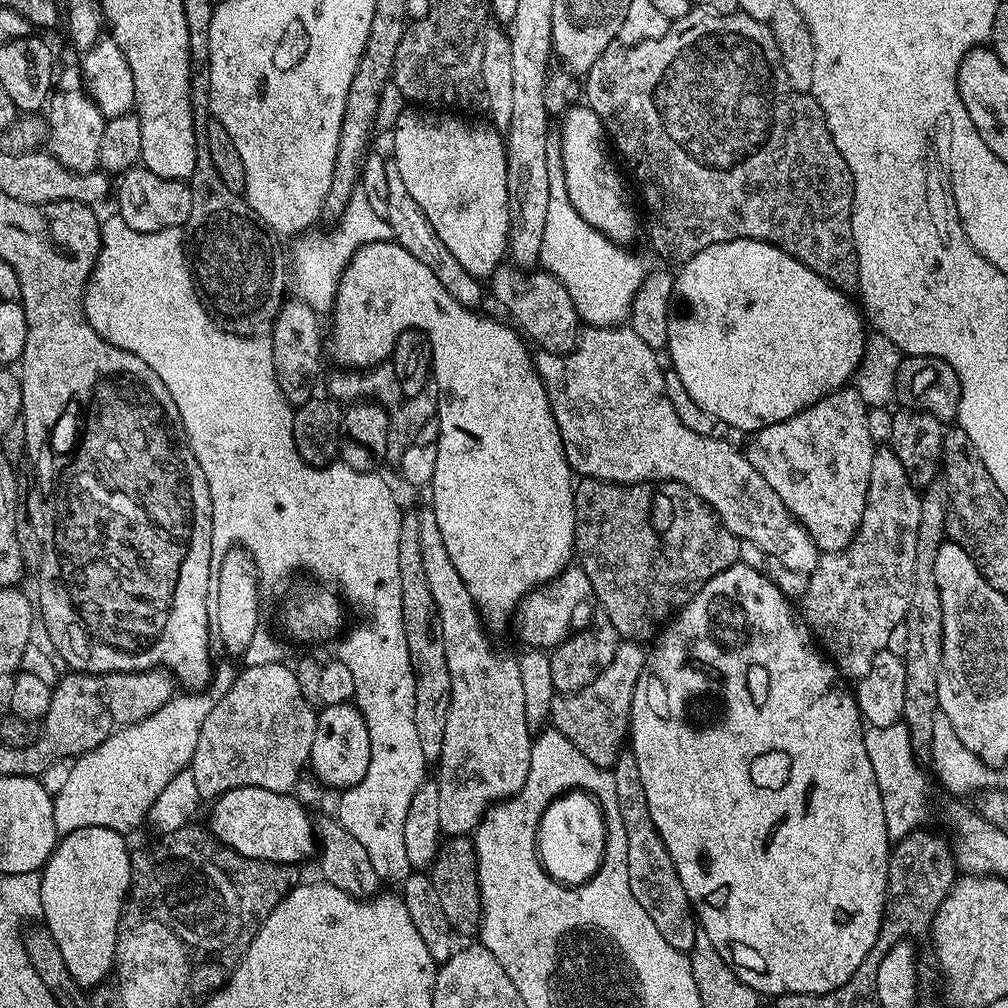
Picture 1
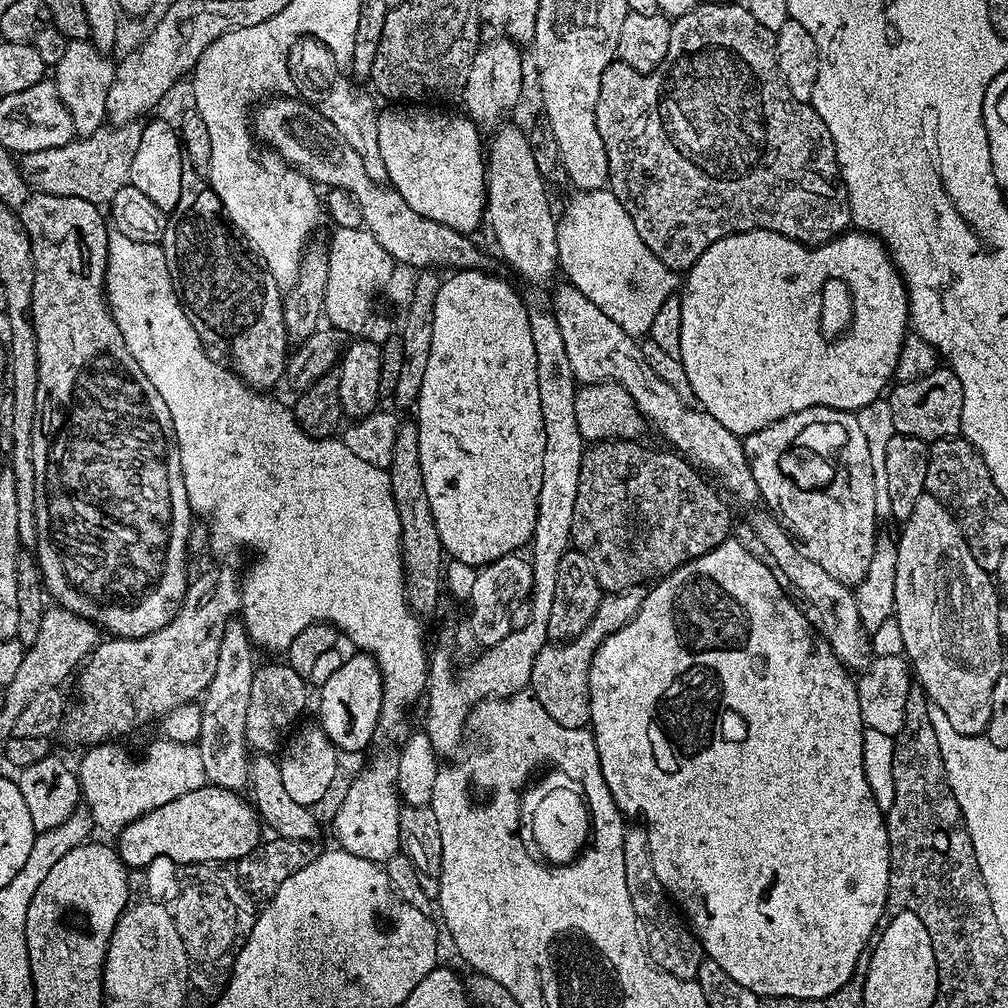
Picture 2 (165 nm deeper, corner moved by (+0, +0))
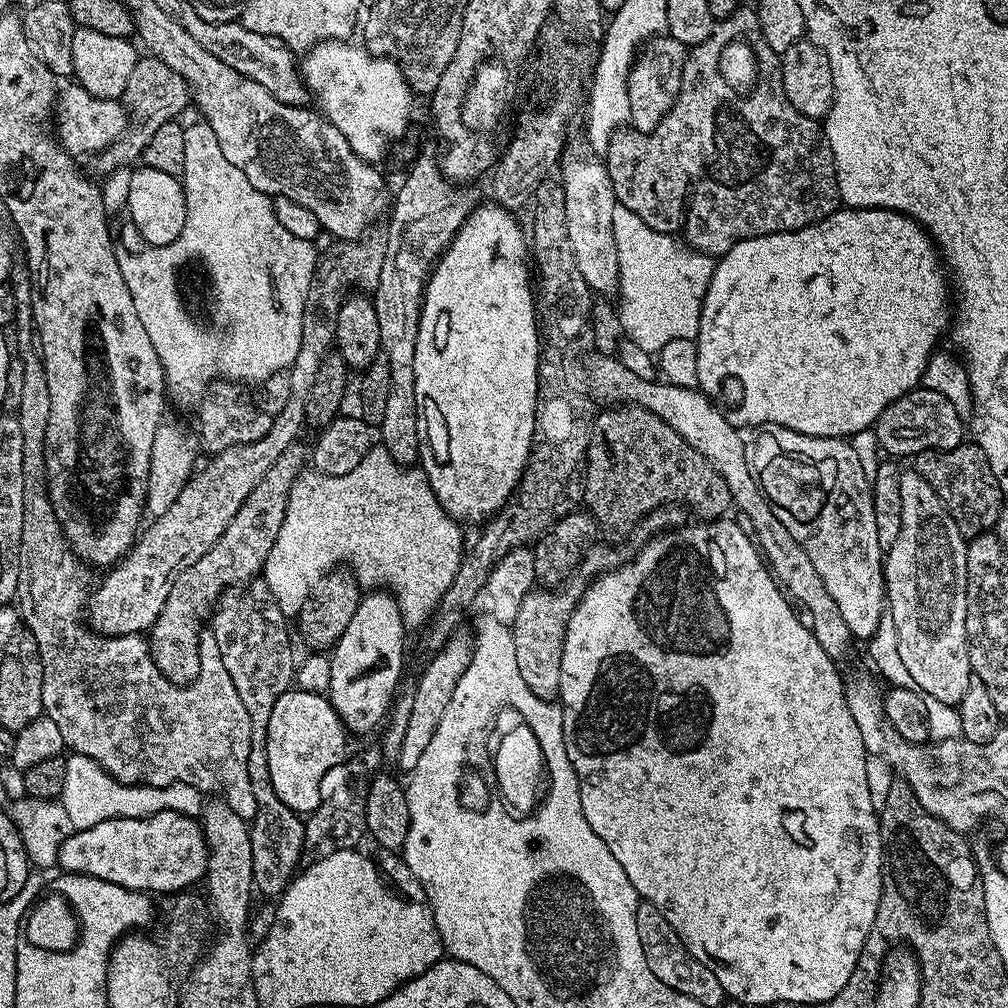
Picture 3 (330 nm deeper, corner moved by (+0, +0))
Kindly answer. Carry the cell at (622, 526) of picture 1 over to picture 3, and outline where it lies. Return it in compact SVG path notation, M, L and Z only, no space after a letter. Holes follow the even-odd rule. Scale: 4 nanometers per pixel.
M641 404L608 406L603 410L597 411L596 419L592 422L592 433L590 434L588 453L584 463L584 499L582 504L587 513L596 520L597 525L603 531L605 528L606 531L613 532L616 536L624 536L624 538L631 537L632 533L639 526L640 521L642 521L643 516L650 514L656 507L677 504L681 508L687 509L700 522L727 517L729 515L728 508L730 510L733 507L732 495L726 486L726 482L722 482L722 474L718 474L718 470L714 470L712 463L702 454L698 454L698 450L694 450L694 446L690 446L690 442L686 442L686 438L682 438L682 434L678 434L678 430L674 430L671 426L666 426L666 422L662 422L662 418L658 418L658 414L652 414L650 410L643 408Z

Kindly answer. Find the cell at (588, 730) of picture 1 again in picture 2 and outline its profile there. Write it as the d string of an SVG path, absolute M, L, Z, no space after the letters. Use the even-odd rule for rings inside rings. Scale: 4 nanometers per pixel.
M635 591L614 592L601 595L600 605L594 618L573 640L549 643L534 658L530 691L536 700L558 722L558 726L582 728L589 723L588 718L588 671L592 665L598 646L612 632L617 632L636 617L640 609L641 597Z

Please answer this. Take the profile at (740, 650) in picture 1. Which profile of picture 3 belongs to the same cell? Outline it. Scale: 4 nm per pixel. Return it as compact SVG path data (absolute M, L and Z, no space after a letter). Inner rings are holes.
M735 519L688 522L675 530L662 531L641 545L636 554L633 560L625 559L619 568L595 577L589 583L592 585L588 589L586 587L583 589L580 601L576 603L576 609L570 614L564 631L558 703L562 710L562 738L566 746L566 758L570 758L570 766L578 778L582 814L586 814L586 822L590 822L590 830L594 830L594 834L598 834L598 838L606 842L610 854L614 854L614 858L618 860L618 866L622 866L626 878L630 878L630 886L634 886L637 897L641 901L658 906L658 910L662 910L662 918L666 918L666 922L674 926L686 950L690 950L690 954L698 958L698 962L714 970L714 978L722 982L725 997L732 999L733 996L744 1004L772 1004L772 1006L778 1006L782 1002L790 1002L793 1006L800 1004L815 1006L818 1002L826 1002L834 998L834 994L838 994L838 990L842 990L842 986L850 982L850 974L854 974L858 954L862 954L862 946L874 926L874 914L878 914L878 902L886 871L884 843L880 837L880 817L874 802L870 802L870 786L866 782L866 762L869 755L862 742L862 733L858 731L854 717L850 715L850 706L846 706L845 677L840 676L839 670L836 669L837 663L822 650L812 631L806 630L798 622L797 609L793 607L789 597L769 572L764 557L761 556L753 539L742 534Z

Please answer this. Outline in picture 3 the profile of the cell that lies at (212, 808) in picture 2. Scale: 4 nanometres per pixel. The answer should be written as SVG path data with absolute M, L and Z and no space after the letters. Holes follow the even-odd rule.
M156 812L152 816L122 818L115 816L98 822L89 828L77 828L70 834L58 850L57 865L65 873L73 872L83 876L102 878L123 888L133 888L135 892L183 893L205 879L208 871L208 843L204 840L204 830L199 819L181 812Z

